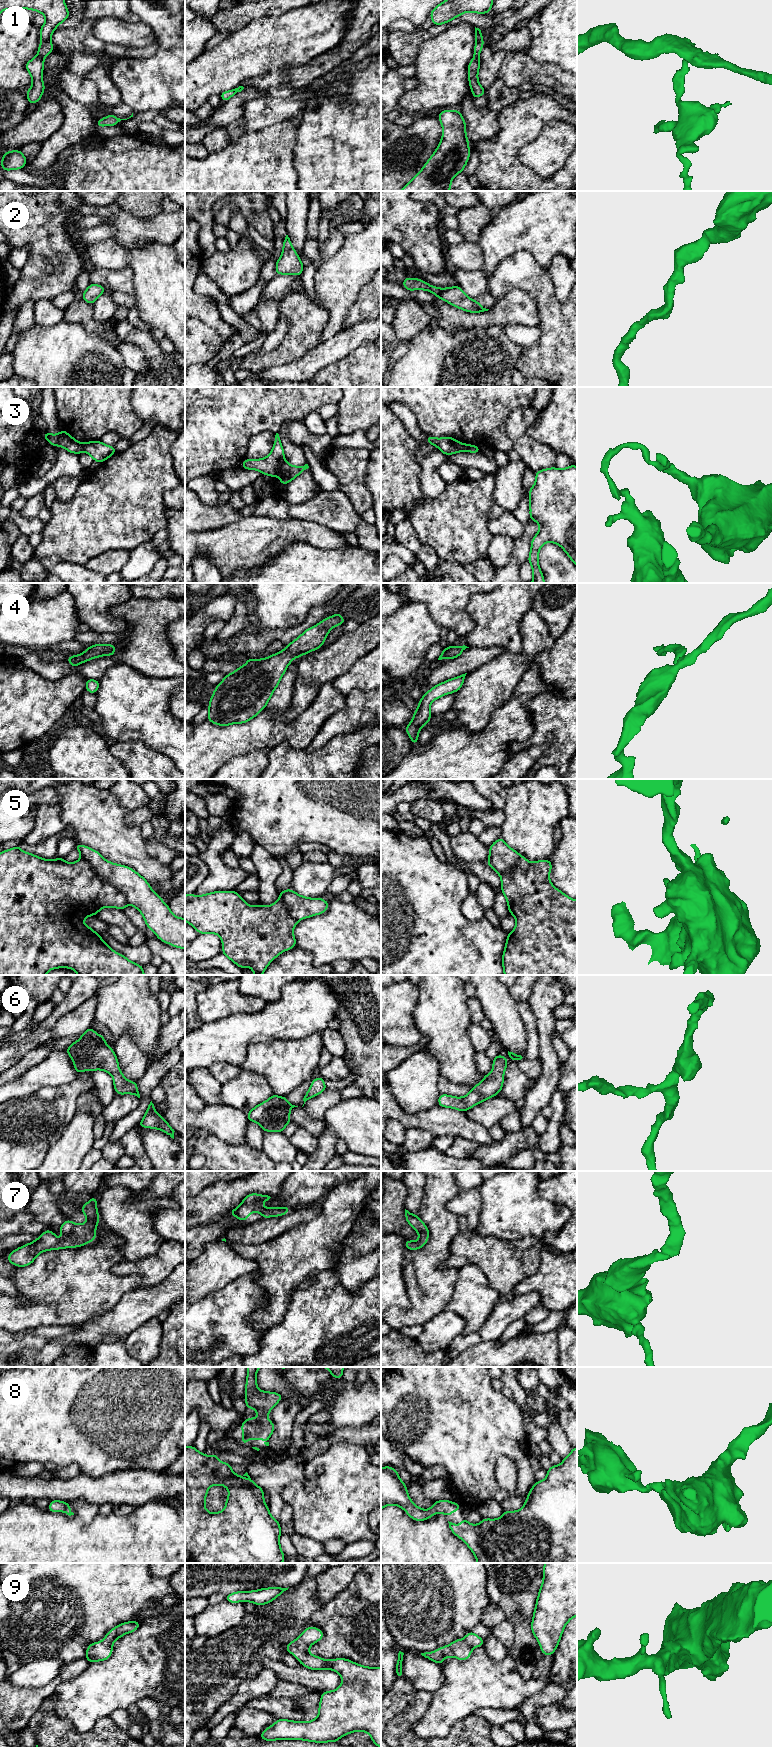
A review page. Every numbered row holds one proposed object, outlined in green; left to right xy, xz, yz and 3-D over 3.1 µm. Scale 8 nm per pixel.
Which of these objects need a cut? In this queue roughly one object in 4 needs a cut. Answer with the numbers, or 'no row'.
1, 3

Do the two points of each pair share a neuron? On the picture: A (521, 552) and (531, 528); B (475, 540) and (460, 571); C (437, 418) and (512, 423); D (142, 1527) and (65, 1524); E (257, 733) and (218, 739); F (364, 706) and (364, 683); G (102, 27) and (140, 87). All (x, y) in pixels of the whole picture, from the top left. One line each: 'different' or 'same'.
A: same
B: different
C: different
D: same
E: same
F: different
G: different

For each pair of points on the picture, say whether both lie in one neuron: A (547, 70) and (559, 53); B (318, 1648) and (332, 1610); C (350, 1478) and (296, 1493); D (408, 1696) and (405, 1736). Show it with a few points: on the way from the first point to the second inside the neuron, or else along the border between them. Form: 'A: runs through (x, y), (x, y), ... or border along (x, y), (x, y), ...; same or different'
A: border along (529, 57), (541, 62), (553, 62), (566, 70); different
B: runs through (327, 1639), (332, 1634), (332, 1619); same
C: runs through (337, 1491), (331, 1497), (309, 1497); same
D: border along (417, 1691), (414, 1703), (391, 1720); different

